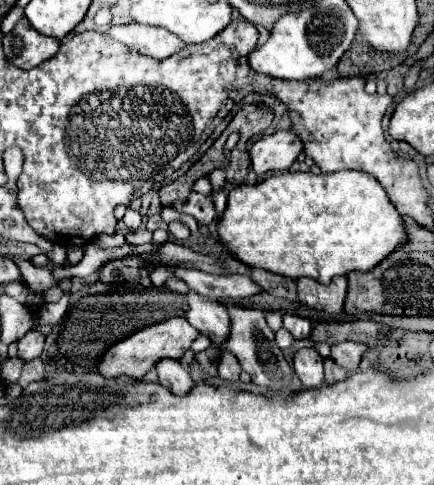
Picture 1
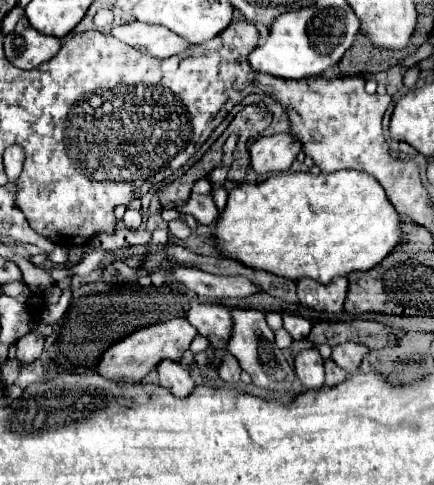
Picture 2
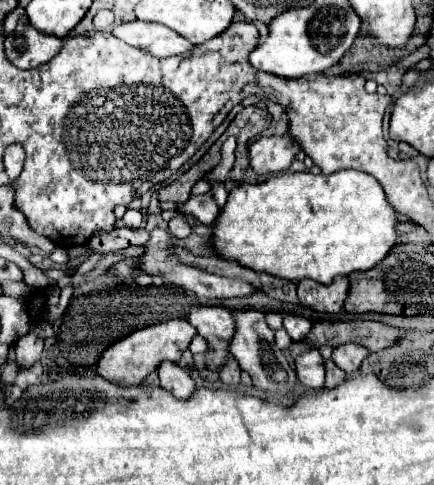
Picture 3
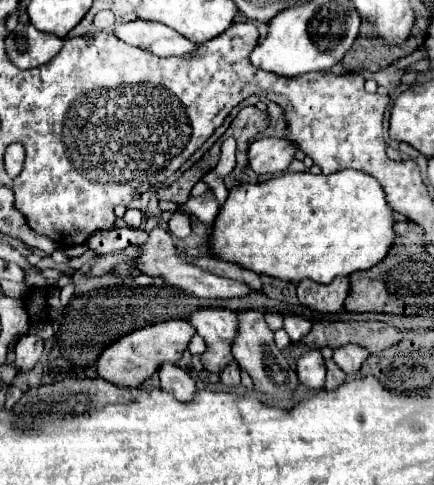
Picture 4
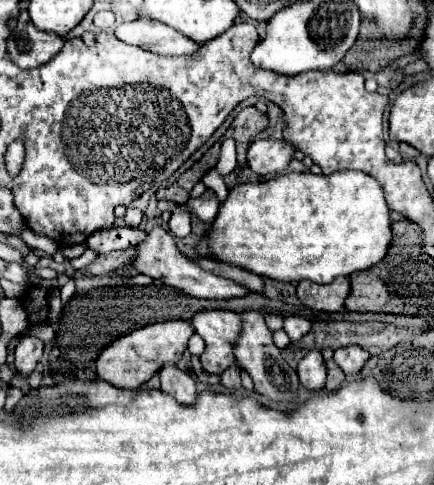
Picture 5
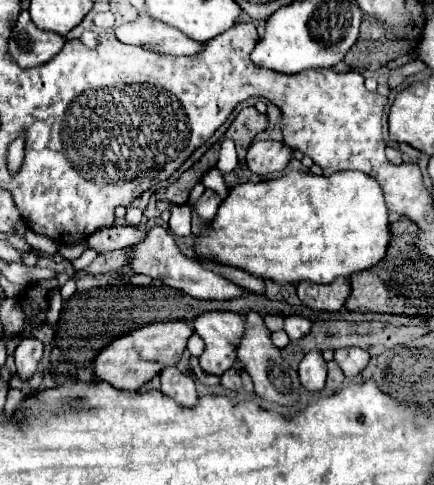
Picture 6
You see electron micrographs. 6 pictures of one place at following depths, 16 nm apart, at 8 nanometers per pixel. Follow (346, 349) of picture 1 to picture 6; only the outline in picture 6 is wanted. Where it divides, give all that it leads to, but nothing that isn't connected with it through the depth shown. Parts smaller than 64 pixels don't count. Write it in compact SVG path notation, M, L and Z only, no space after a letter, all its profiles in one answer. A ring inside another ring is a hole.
M342 348L342 350L336 350L334 352L334 362L344 370L344 374L348 378L354 378L362 372L362 368L368 364L370 360L370 354L362 348Z

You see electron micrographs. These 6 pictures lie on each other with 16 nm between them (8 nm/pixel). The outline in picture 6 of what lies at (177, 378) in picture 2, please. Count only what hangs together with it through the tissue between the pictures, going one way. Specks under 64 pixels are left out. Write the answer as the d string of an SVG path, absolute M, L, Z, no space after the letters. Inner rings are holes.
M168 366L160 372L160 380L162 380L162 390L172 396L176 402L180 402L180 406L192 406L196 404L198 392L196 392L196 384L194 380L180 372L176 366Z

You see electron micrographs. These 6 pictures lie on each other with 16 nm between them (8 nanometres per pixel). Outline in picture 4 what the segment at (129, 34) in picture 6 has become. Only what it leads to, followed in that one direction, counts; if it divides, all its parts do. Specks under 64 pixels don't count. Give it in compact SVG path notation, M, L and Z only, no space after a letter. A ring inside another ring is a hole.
M134 20L119 25L114 35L126 44L142 48L154 56L180 56L196 48L196 44L180 36L176 30L164 24L144 22L144 20Z

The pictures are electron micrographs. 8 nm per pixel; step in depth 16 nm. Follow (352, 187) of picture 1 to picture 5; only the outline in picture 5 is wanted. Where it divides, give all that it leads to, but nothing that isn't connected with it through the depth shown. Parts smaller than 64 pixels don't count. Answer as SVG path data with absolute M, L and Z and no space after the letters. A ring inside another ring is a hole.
M340 170L330 176L288 172L268 182L234 186L220 206L208 238L202 240L200 252L280 282L298 284L300 280L312 280L316 284L328 284L336 276L350 276L352 272L378 264L386 256L392 240L390 208L380 184L372 176L358 170Z

